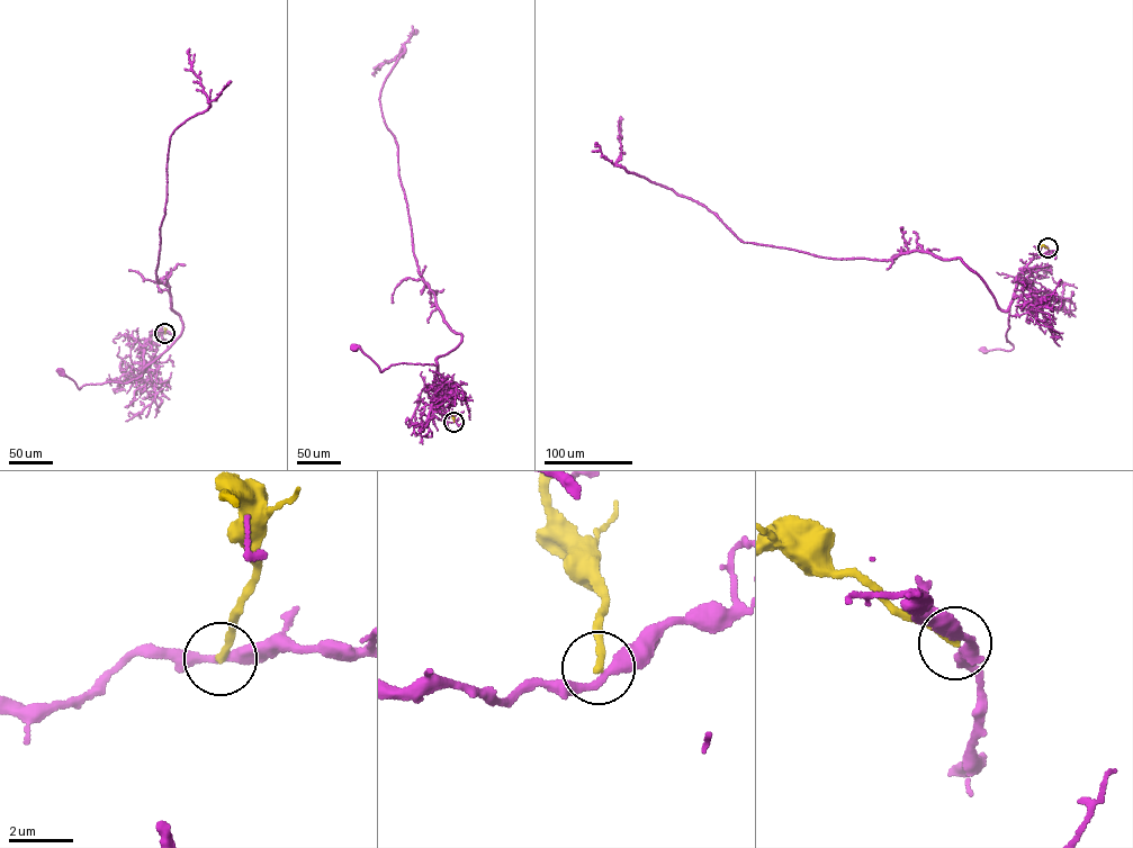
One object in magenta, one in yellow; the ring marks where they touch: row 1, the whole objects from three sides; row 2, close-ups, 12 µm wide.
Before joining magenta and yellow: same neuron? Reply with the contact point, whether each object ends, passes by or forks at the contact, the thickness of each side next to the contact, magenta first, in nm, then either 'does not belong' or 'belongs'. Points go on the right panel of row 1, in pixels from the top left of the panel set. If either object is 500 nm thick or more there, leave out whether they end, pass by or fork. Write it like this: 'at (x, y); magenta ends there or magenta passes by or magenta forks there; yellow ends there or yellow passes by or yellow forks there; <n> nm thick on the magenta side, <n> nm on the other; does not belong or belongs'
at (1048, 247); magenta passes by; yellow ends there; 320 nm thick on the magenta side, 240 nm on the other; does not belong

